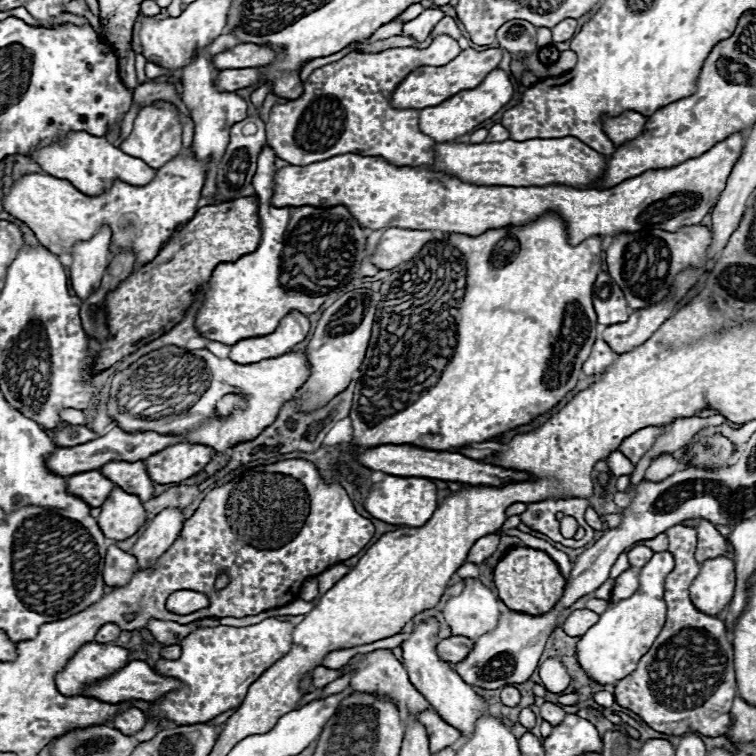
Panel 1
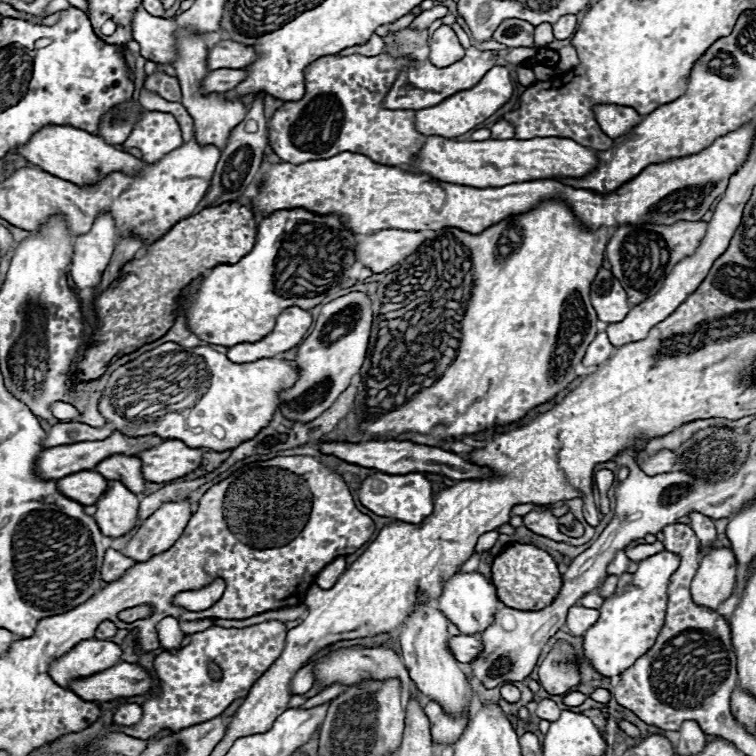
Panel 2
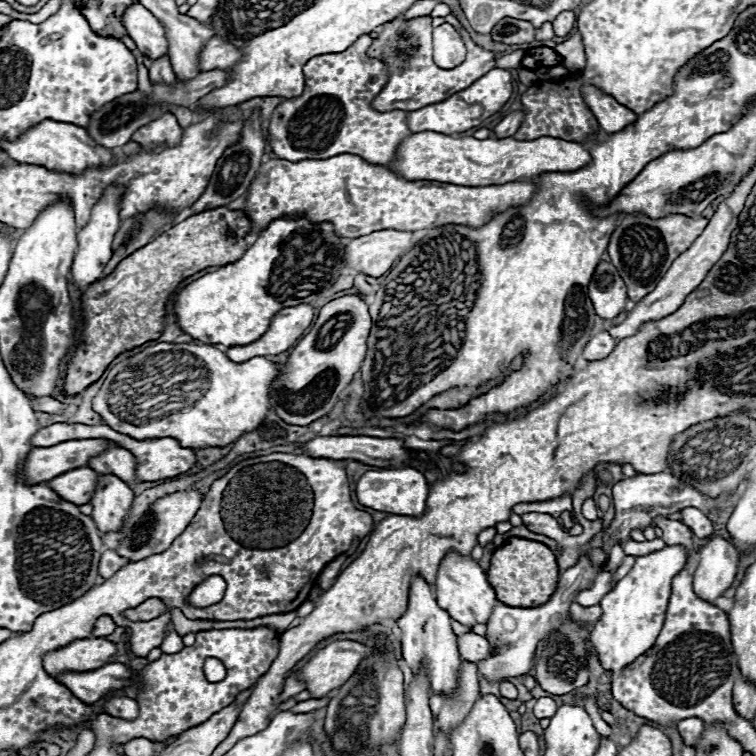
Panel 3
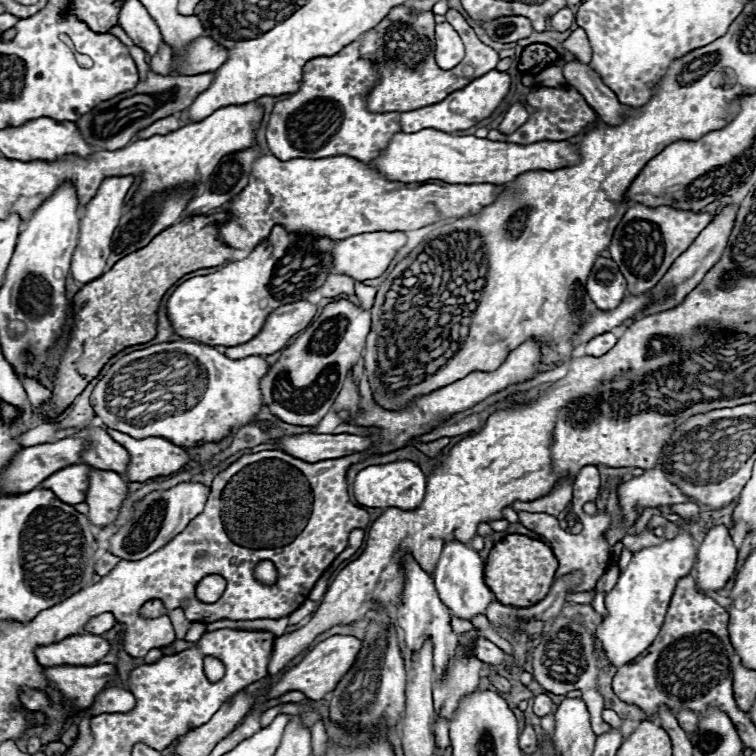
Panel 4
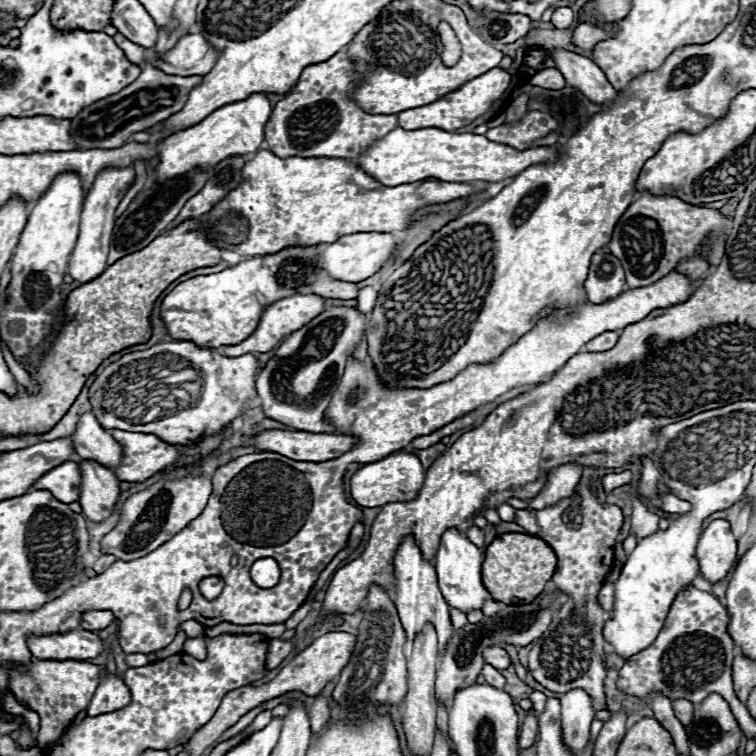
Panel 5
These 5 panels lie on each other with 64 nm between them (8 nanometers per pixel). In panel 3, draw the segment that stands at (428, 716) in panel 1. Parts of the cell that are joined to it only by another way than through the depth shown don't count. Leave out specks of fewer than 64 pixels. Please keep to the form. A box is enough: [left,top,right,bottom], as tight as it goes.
[430,662,478,734]

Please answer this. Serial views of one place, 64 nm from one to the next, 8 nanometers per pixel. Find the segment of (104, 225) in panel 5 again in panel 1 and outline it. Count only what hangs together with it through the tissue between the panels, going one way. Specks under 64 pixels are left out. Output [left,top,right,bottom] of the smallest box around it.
[70,226,110,300]

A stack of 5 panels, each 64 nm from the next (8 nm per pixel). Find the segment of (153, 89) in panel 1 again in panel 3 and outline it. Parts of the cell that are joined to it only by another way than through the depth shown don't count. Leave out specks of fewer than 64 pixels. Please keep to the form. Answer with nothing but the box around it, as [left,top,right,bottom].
[150,56,176,84]

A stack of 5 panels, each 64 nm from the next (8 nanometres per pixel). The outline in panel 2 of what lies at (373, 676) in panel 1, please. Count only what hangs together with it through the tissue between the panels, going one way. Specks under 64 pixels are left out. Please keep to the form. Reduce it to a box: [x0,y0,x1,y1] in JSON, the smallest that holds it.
[314,648,428,706]

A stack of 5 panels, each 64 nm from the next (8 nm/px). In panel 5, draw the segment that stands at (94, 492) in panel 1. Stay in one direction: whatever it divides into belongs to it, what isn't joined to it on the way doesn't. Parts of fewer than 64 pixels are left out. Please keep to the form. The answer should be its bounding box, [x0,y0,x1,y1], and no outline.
[32,462,80,502]

